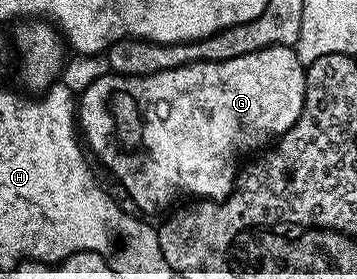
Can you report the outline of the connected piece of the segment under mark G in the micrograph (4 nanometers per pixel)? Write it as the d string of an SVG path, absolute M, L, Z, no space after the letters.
M274 45L270 48L260 49L254 53L242 54L241 57L227 58L225 61L194 61L191 64L180 65L174 69L162 70L149 76L122 76L106 74L94 82L78 96L78 132L86 145L87 151L93 157L104 163L104 168L124 187L124 192L144 212L160 212L163 208L171 209L177 202L185 198L203 198L206 200L227 200L236 186L238 164L236 156L244 156L247 152L255 153L292 129L294 122L302 114L304 95L306 94L306 78L304 73L306 65L298 58L295 47Z

